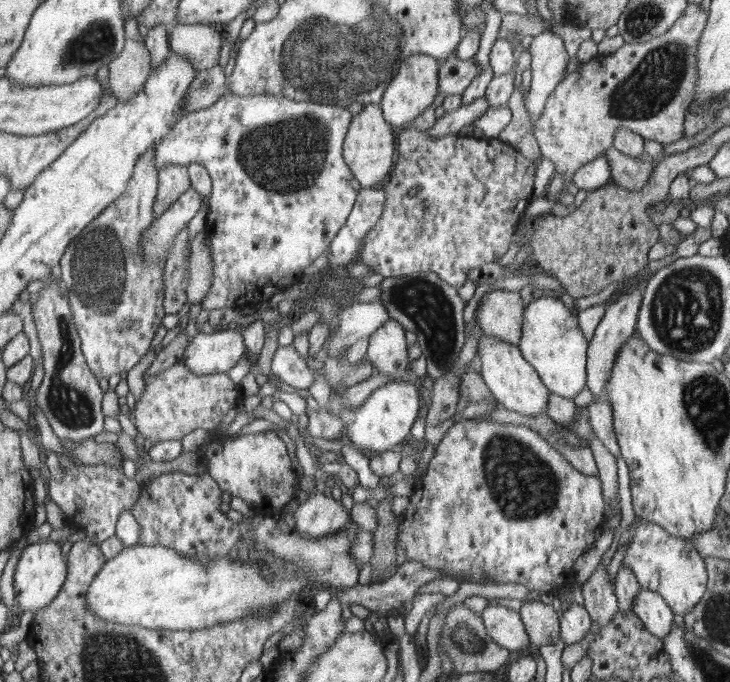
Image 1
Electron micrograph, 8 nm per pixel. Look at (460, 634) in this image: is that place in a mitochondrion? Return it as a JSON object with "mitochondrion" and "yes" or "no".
{"mitochondrion":"yes"}

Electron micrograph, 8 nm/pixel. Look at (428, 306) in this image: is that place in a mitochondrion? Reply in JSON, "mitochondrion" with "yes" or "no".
{"mitochondrion":"yes"}

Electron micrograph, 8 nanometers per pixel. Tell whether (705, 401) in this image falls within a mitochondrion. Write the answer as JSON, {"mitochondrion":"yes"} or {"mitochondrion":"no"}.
{"mitochondrion":"yes"}

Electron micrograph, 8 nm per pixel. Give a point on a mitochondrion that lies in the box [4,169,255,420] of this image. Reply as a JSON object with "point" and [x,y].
{"point":[100,269]}

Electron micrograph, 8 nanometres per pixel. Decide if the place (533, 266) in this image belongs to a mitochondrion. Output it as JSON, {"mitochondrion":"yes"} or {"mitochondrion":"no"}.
{"mitochondrion":"no"}

